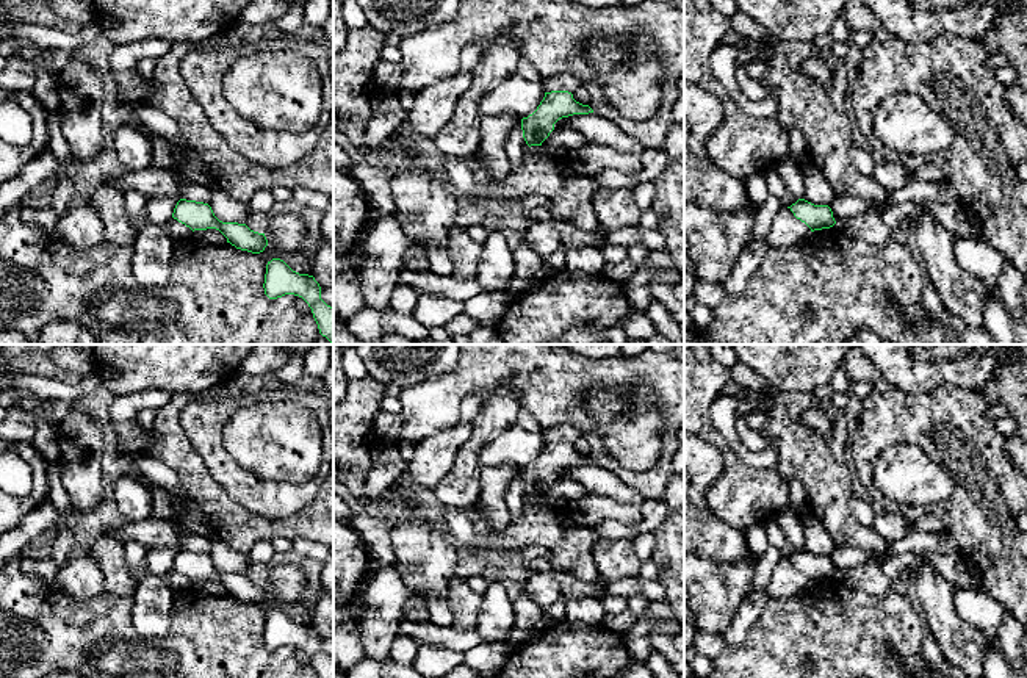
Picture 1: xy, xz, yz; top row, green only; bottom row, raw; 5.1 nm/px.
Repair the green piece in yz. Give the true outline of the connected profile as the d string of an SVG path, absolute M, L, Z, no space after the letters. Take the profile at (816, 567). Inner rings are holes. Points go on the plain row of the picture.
M798 550L787 557L797 570L805 573L811 582L830 579L836 575L833 562L828 556L814 556L805 550Z

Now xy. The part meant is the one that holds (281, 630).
M272 609L266 615L263 639L269 650L285 645L302 648L312 659L318 678L333 678L333 658L321 650L321 637L313 626L299 625L283 611Z

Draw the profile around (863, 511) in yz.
M852 496L850 499L850 510L853 517L864 526L874 526L877 512L872 501L859 499L856 496Z

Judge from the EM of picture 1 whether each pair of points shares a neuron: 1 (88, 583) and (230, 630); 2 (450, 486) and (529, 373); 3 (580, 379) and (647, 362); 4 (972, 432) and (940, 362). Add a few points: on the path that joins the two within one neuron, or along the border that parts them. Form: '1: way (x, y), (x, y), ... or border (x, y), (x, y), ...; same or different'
1: border (104, 591), (83, 600), (68, 598); different
2: border (481, 393), (511, 379), (522, 406); different
3: way (597, 373), (622, 373), (630, 370); same
4: border (979, 387), (938, 385), (927, 392), (915, 393); different

